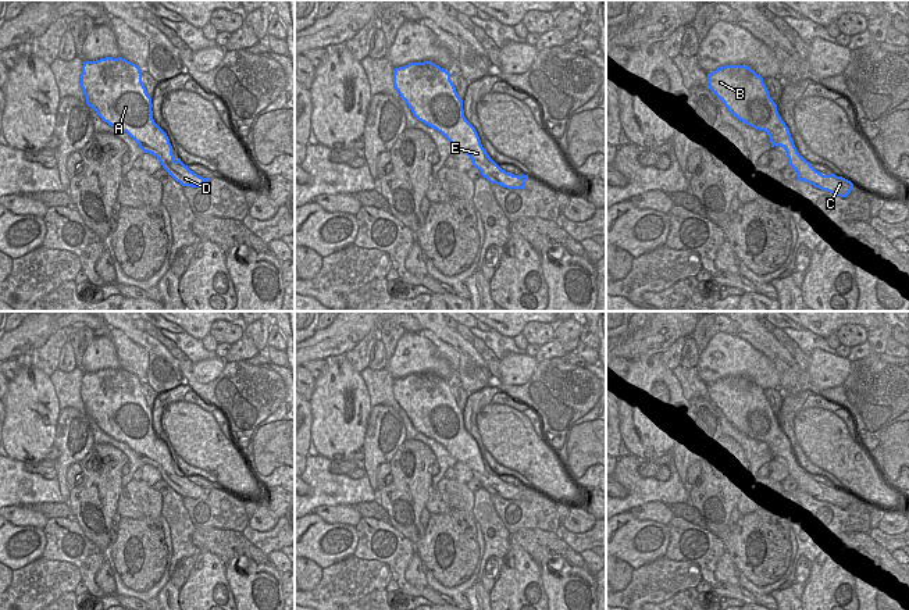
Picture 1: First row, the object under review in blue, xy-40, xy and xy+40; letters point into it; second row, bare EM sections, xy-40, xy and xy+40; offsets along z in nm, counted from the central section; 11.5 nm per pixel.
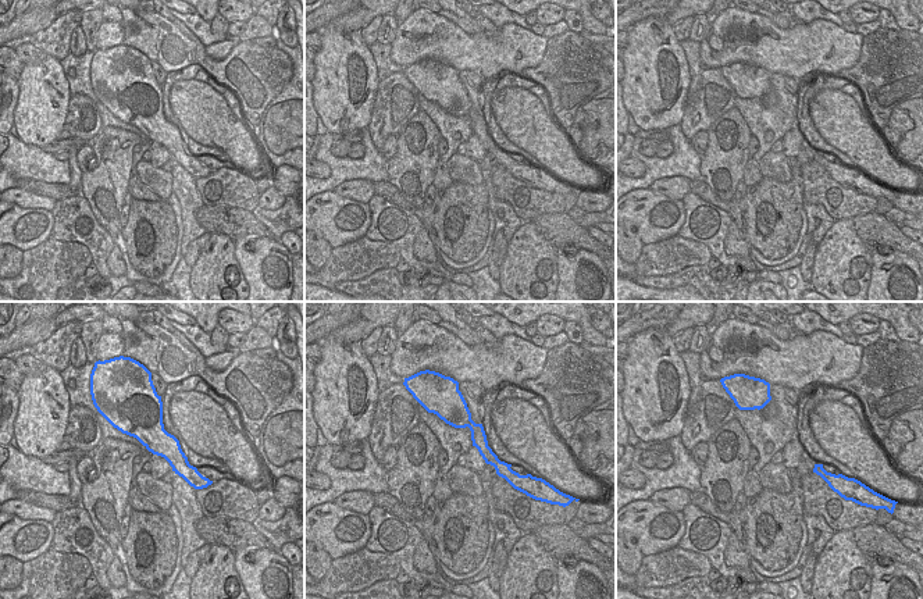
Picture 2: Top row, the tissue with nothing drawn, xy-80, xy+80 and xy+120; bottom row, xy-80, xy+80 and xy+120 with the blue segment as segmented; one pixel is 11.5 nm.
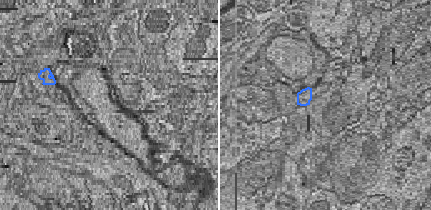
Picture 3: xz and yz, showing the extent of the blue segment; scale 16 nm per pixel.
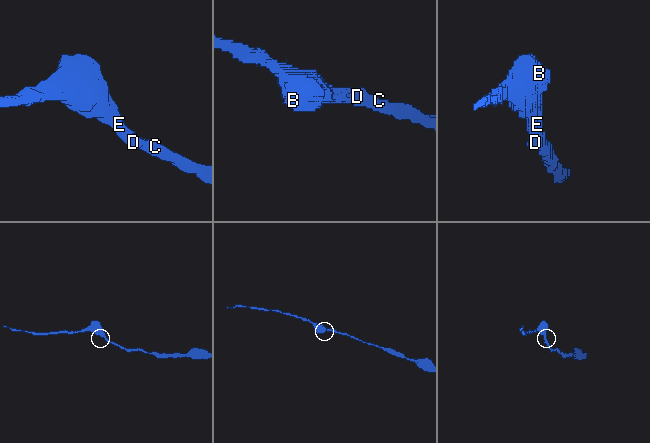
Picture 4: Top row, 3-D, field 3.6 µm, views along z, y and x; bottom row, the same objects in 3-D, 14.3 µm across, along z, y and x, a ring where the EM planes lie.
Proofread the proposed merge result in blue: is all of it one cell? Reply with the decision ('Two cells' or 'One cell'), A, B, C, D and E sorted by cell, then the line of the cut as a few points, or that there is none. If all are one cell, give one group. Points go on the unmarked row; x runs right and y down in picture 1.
One cell. Groups: A B C D E. No split

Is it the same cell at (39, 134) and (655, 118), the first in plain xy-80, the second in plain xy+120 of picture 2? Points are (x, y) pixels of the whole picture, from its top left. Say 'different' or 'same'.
same

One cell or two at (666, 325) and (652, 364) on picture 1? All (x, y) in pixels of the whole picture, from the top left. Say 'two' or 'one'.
two

